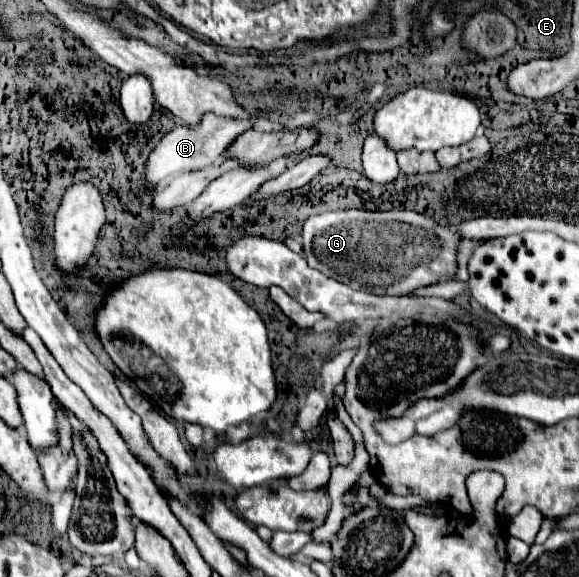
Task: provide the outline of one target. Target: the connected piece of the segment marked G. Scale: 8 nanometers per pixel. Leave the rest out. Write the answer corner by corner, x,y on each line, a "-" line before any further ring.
333,211
313,215
303,223
305,257
311,267
347,283
353,289
385,295
411,295
419,287
453,281
457,275
457,253
461,235
453,225
439,225
433,217
417,211

